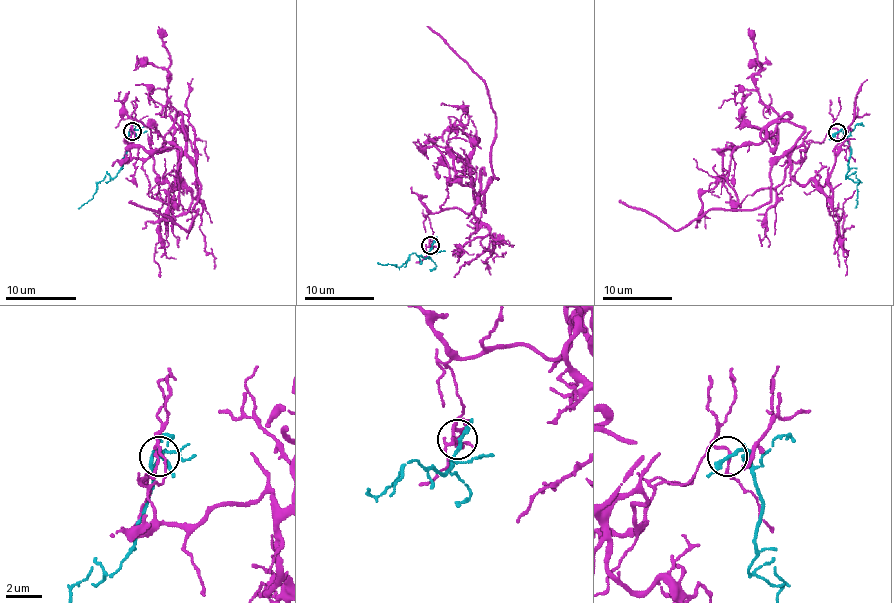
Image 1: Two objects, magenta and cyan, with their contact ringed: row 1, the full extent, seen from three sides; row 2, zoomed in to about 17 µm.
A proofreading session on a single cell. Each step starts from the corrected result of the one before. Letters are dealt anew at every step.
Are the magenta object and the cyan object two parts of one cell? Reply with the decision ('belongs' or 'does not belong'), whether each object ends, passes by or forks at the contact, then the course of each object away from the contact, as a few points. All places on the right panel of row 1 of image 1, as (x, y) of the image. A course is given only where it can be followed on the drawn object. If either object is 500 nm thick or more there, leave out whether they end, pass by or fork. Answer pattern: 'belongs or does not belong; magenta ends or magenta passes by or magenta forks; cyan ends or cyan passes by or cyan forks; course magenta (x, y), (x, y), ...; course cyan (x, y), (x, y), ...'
does not belong; magenta passes by; cyan passes by; course magenta (837, 132), (802, 158), (802, 145), (787, 152), (804, 130), (783, 116), (733, 152), (694, 227); course cyan (837, 132), (846, 132), (851, 151), (846, 177), (860, 182), (854, 208)

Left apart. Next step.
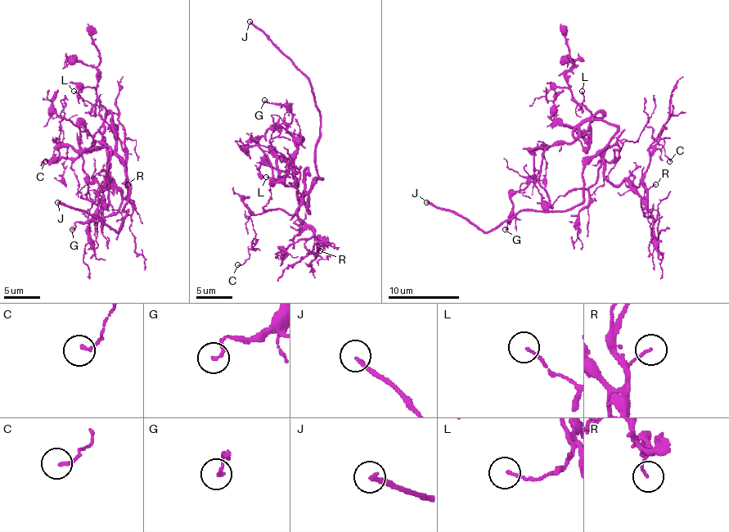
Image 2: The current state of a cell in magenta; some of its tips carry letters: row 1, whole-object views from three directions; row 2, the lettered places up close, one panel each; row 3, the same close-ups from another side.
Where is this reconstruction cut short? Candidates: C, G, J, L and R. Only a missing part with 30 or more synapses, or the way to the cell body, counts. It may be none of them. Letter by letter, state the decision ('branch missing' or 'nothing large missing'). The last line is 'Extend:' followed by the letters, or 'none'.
C: nothing large missing
G: nothing large missing
J: branch missing
L: nothing large missing
R: nothing large missing
Extend: J

